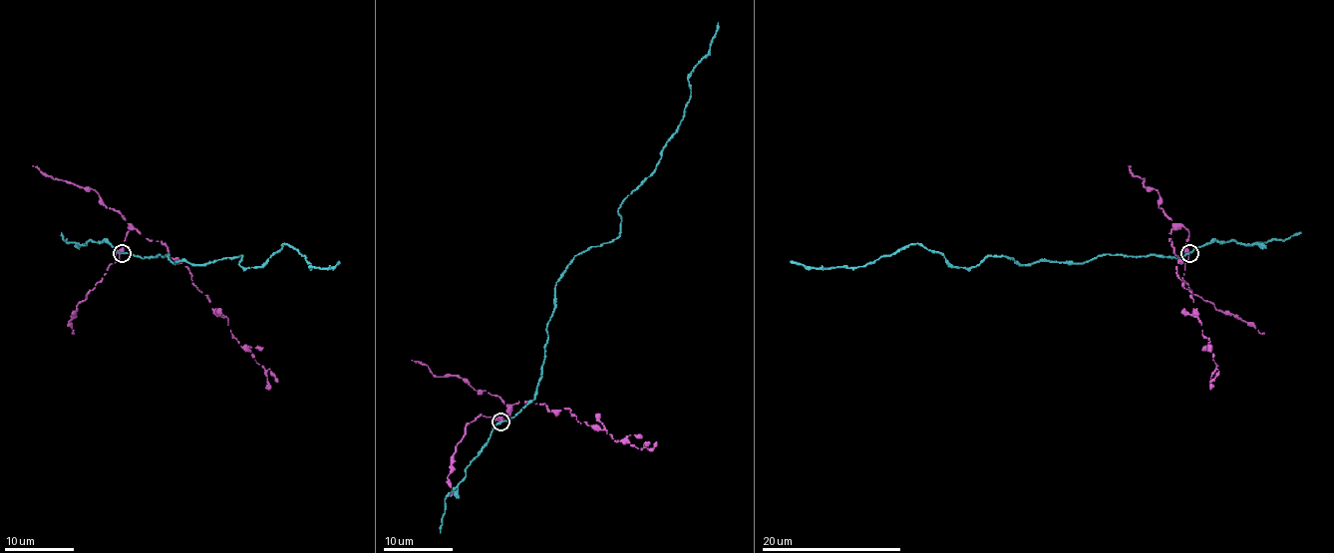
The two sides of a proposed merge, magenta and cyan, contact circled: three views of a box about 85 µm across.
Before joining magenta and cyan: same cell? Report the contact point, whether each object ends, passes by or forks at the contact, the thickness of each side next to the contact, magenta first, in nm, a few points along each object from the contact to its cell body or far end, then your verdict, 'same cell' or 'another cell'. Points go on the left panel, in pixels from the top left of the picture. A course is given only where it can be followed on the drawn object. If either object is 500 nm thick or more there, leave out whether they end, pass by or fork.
at (122, 253); magenta forks there; cyan passes by; 320 nm thick on the magenta side, 220 nm on the other; magenta runs (122, 253), (131, 226), (161, 240), (277, 382); cyan runs (122, 253), (191, 265), (242, 256), (244, 268), (287, 244), (308, 267), (338, 261); another cell

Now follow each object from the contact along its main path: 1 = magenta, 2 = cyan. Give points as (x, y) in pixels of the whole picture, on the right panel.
1: (1190, 253), (1188, 232), (1174, 226), (1169, 239), (1176, 272), (1216, 365), (1209, 382)
2: (1190, 253), (1028, 265), (986, 256), (968, 268), (909, 244), (862, 267), (808, 268), (791, 261)

